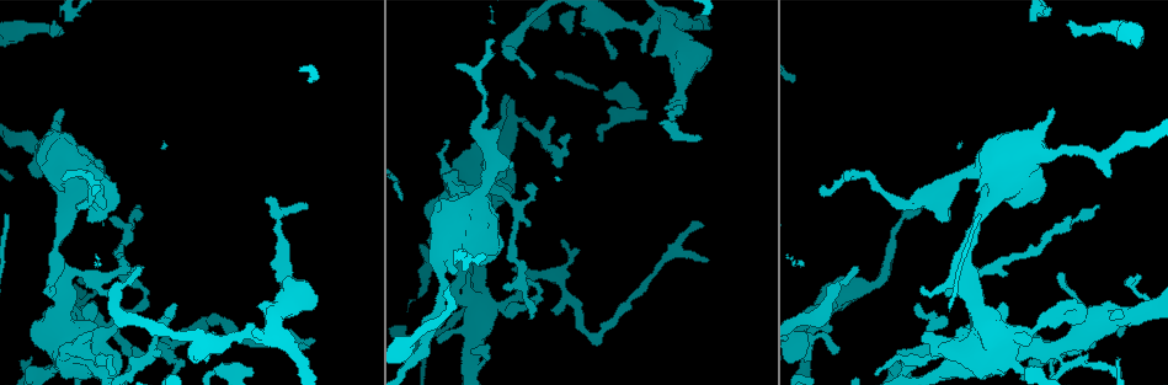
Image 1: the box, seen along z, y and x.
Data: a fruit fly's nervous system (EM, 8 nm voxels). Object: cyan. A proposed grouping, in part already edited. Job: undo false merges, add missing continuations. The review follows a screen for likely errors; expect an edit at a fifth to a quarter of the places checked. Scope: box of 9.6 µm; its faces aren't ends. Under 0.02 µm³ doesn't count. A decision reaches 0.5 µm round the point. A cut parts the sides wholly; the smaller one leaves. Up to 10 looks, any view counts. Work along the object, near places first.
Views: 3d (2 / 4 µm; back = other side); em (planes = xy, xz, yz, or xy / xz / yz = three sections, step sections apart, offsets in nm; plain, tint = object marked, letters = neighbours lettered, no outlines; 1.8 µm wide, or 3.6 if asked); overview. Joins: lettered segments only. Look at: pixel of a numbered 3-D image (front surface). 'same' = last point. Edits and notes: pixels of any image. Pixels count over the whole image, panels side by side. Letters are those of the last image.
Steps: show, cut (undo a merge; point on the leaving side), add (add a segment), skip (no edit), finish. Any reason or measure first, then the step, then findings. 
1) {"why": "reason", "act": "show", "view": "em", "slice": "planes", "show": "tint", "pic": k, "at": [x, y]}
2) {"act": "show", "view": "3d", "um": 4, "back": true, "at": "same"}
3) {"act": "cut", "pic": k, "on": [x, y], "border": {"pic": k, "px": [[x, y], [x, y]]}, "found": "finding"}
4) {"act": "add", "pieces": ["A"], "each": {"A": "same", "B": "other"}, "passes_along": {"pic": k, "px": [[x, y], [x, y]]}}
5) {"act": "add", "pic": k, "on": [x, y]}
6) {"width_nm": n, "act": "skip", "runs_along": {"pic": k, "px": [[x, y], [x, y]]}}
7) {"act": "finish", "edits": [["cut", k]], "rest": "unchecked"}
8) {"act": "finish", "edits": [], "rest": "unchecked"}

{"why": "branch point", "act": "show", "view": "3d", "um": 4, "pic": 1, "at": [799, 345]}

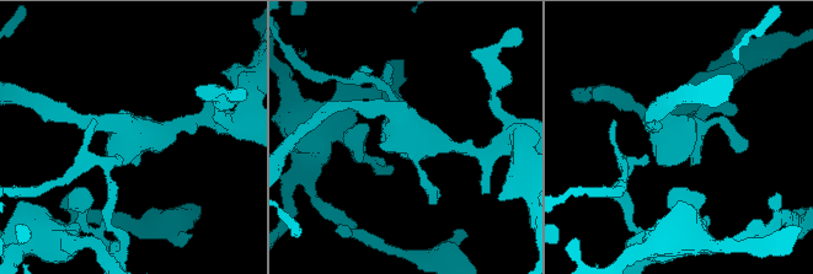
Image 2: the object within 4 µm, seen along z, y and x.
{"act": "show", "view": "em", "slice": "xz", "step": 16, "show": "letters", "pic": 2, "at": [683, 137]}

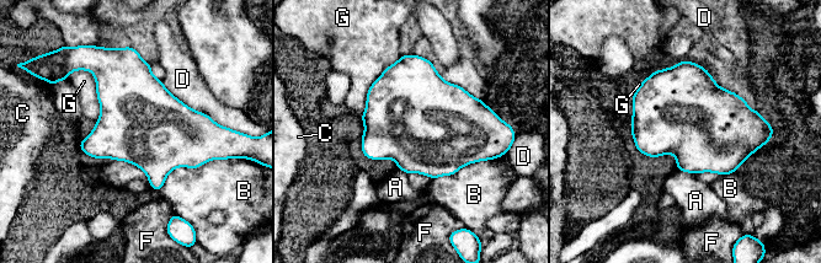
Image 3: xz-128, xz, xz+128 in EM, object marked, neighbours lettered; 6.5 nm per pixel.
{"longest_contact_nm": ["G", 480], "act": "skip", "each": {"A": "other", "B": "other", "C": "other", "D": "other", "F": "other", "G": "other"}, "border": {"pic": 3, "px": [[113, 159], [138, 166], [149, 181]]}, "found": "one neuron here"}

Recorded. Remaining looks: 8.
{"why": "sharp bend", "act": "show", "view": "em", "slice": "planes", "show": "plain", "pic": 1, "at": [1054, 347]}

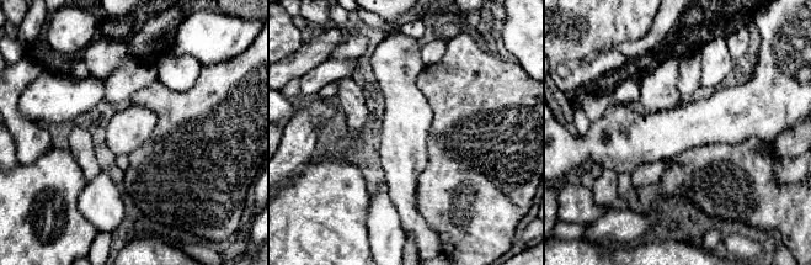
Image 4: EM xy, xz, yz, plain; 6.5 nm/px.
{"act": "show", "view": "em", "slice": "planes", "show": "tint", "at": "same"}

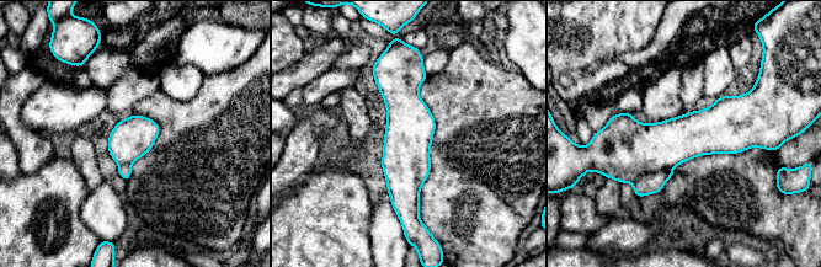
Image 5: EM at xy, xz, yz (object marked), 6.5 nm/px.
{"why": "what lies round it", "act": "show", "view": "em", "slice": "planes", "show": "letters", "at": "same"}

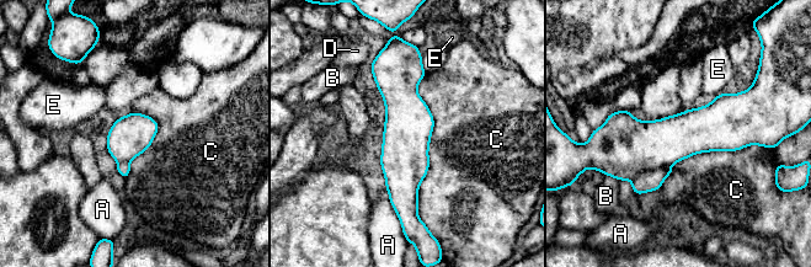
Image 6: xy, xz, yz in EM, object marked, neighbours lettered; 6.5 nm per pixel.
{"act": "cut", "pic": 6, "on": [649, 181], "each": {"A": "other", "B": "other", "C": "other", "D": "other", "E": "other"}, "border": {"pic": 6, "px": [[668, 165], [643, 171], [631, 181]]}, "found": "two neurons meet here"}

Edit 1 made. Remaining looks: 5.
{"why": "free end", "act": "show", "view": "3d", "um": 2, "back": true, "pic": 1, "at": [529, 185]}

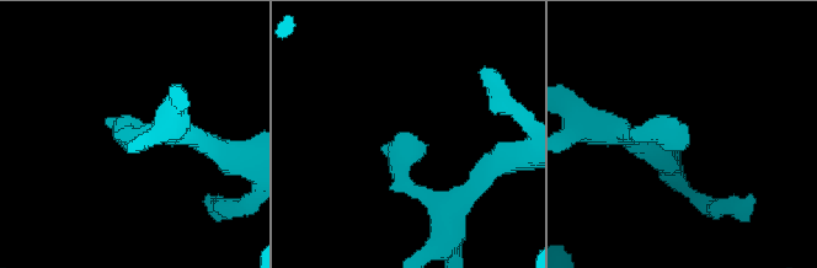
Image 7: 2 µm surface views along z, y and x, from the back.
{"act": "show", "view": "em", "slice": "planes", "show": "letters", "pic": 7, "at": [405, 134]}

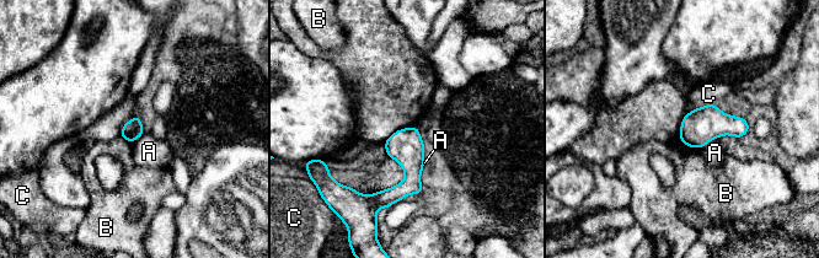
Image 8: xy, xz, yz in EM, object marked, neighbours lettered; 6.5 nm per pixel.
{"act": "skip", "each": {"A": "other", "B": "other", "C": "other"}, "found": "none of them fits"}

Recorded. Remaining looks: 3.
{"why": "sudden change in width", "act": "show", "view": "3d", "um": 2, "pic": 1, "at": [102, 188]}

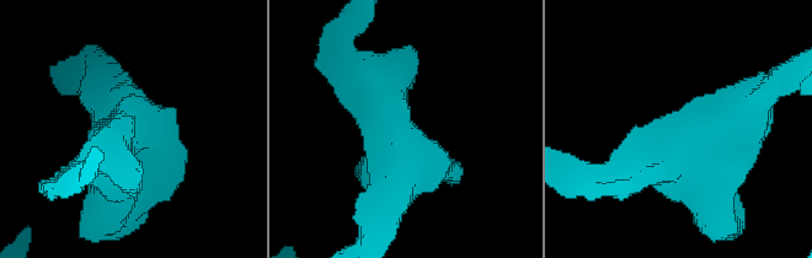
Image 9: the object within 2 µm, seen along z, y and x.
{"why": "shape alone is not enough", "act": "show", "view": "em", "slice": "planes", "show": "letters", "pic": 9, "at": [398, 168]}

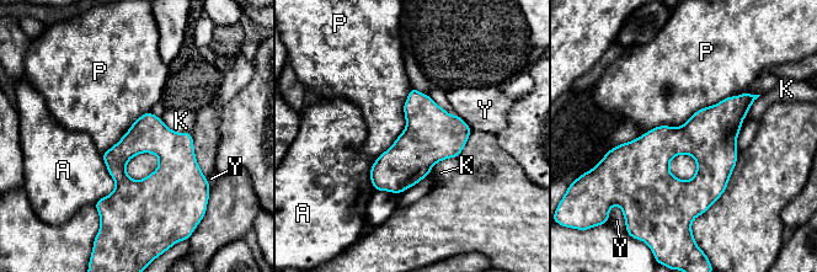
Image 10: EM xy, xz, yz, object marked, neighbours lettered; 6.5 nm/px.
{"act": "skip", "each": {"A": "other", "K": "other", "P": "other", "Y": "other"}, "border": {"pic": 10, "px": [[743, 91], [641, 136]]}, "found": "one neuron here"}

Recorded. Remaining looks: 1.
{"act": "finish", "edits": [["cut", 6]], "rest": "unchecked"}

